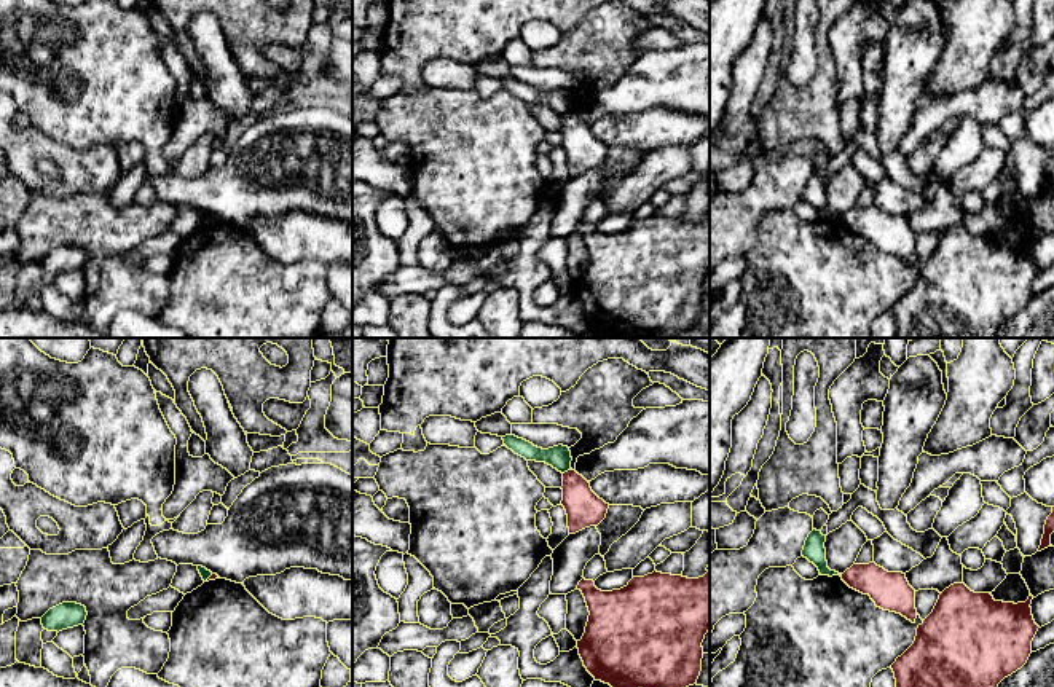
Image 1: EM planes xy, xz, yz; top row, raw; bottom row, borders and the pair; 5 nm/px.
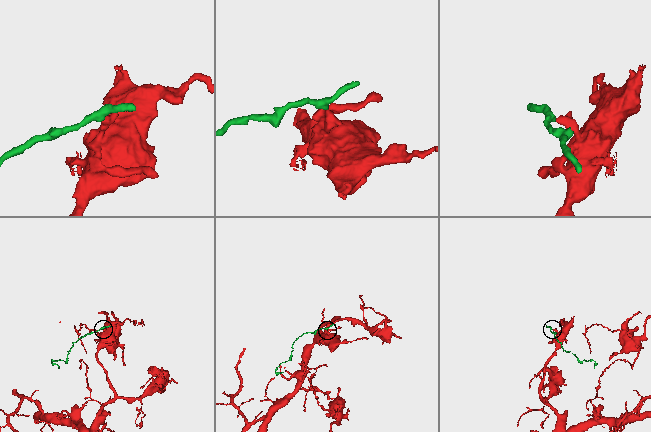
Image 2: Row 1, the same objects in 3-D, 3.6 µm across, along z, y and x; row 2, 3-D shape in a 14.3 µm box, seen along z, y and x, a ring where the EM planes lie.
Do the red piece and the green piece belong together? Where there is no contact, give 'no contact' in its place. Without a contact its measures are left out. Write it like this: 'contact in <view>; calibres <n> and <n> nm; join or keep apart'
contact in xz; calibres 190 and 110 nm; keep apart

